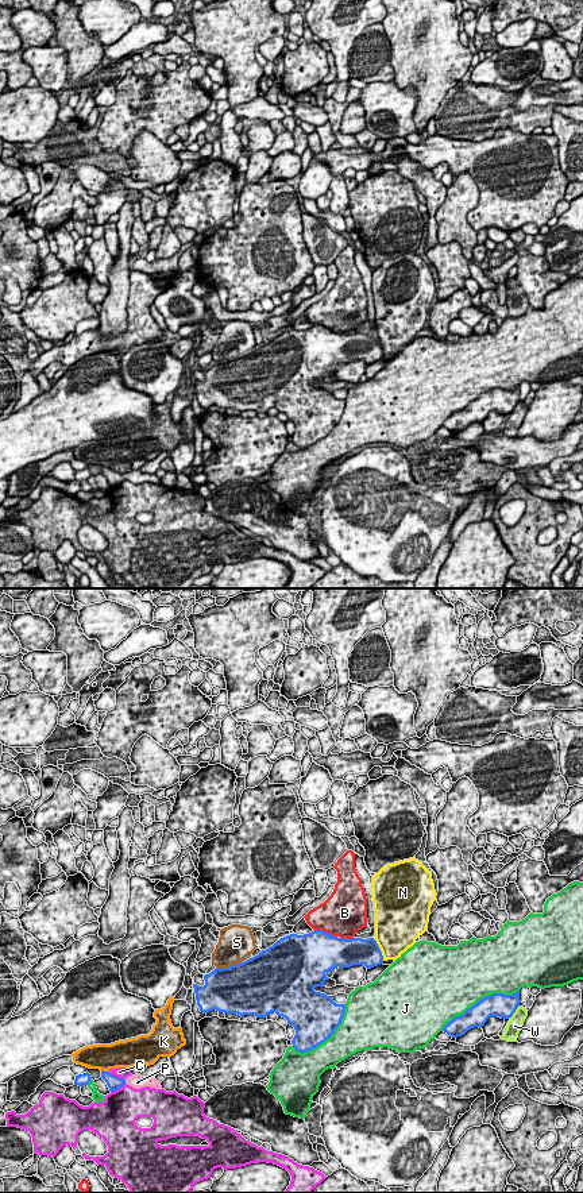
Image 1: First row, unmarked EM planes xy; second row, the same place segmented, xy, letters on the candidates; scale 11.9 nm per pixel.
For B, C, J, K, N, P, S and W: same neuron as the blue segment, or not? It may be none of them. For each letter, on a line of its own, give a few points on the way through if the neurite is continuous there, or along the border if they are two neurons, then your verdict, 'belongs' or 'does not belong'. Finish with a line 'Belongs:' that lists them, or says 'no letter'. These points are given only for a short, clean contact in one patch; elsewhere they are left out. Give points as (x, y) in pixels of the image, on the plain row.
B: does not belong
C: does not belong
J: does not belong
K: does not belong
N: along xy (374, 335), (383, 355) | does not belong
P: across xy (114, 478), (124, 477), (136, 477) | belongs
S: does not belong
W: does not belong
Belongs: P

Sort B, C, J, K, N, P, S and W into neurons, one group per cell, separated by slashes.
B / C / J / K / N / P / S / W

